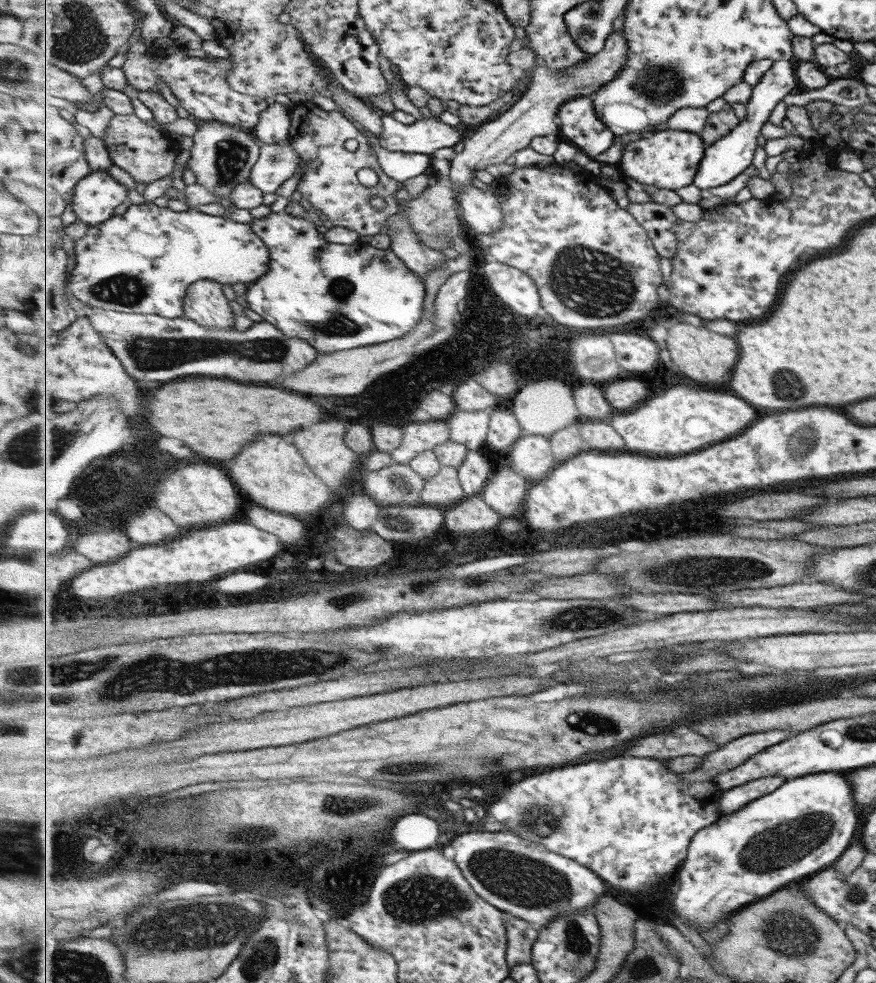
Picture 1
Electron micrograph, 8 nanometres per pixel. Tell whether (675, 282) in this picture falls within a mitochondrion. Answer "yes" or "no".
no

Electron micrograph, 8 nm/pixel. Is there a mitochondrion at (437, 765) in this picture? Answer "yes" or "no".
yes

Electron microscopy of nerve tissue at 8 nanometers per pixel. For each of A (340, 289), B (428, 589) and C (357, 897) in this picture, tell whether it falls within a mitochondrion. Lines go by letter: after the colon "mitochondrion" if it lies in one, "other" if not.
A: mitochondrion
B: mitochondrion
C: mitochondrion

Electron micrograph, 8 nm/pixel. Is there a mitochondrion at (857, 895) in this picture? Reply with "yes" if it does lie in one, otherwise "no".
yes

